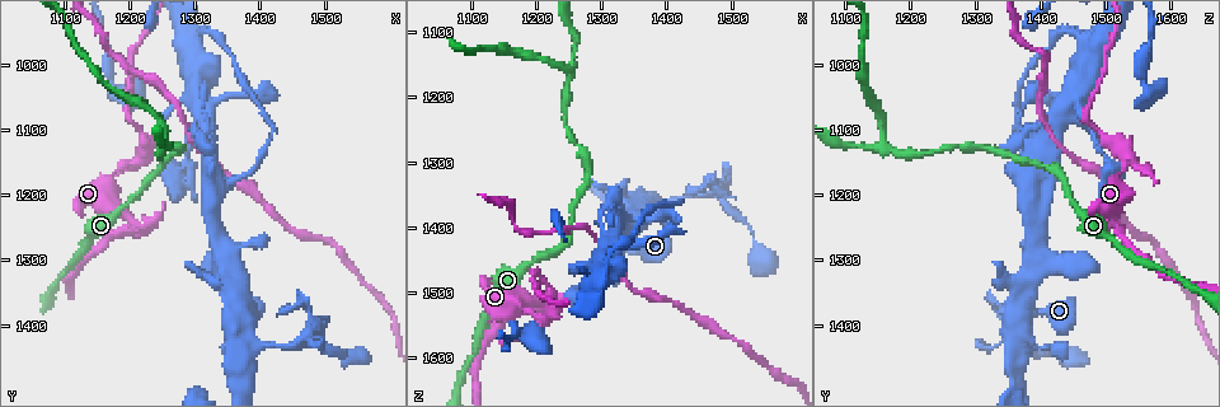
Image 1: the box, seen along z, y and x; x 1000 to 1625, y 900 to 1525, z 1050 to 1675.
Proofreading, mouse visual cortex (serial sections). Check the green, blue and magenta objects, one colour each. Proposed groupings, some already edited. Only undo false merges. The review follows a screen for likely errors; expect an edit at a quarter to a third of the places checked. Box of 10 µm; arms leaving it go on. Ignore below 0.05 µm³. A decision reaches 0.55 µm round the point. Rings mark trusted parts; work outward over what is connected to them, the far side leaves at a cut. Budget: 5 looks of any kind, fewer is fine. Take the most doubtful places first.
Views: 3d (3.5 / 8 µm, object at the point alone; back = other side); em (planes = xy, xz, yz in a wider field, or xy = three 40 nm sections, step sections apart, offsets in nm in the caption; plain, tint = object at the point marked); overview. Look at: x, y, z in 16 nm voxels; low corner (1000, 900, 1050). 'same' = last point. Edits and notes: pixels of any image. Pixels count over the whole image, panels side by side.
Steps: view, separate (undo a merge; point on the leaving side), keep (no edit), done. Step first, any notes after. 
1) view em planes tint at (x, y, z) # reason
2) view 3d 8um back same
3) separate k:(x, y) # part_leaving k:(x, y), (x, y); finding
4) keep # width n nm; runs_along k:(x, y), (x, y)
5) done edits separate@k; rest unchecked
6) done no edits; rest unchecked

view 3d 8um back at (1255, 1120, 1160) # sharp bend

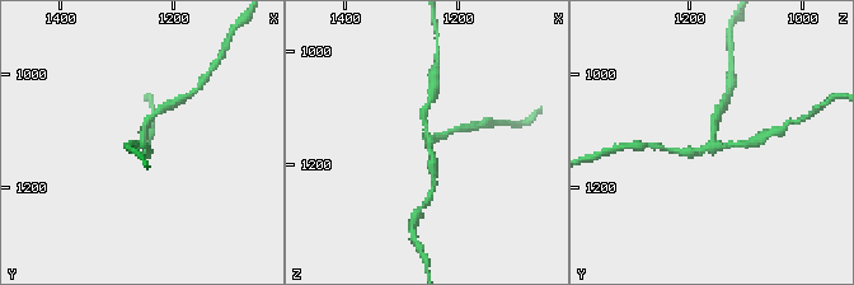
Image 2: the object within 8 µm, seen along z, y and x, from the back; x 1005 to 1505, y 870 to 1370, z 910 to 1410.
view em xy step 3 tint same

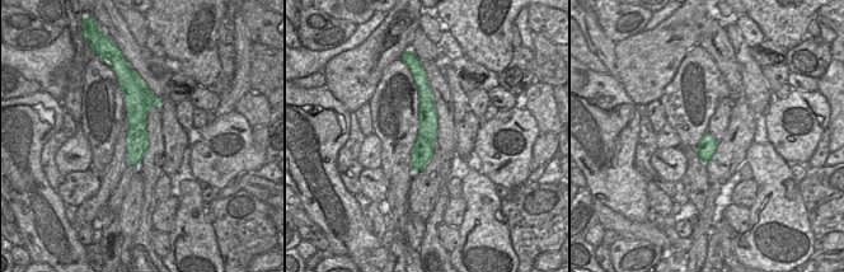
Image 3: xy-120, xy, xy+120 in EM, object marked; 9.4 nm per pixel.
separate 2:(714, 117) # part_leaving 2:(709, 144), (712, 122), (722, 104); a second cell is stuck on

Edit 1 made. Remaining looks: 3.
view overview # see it whole again

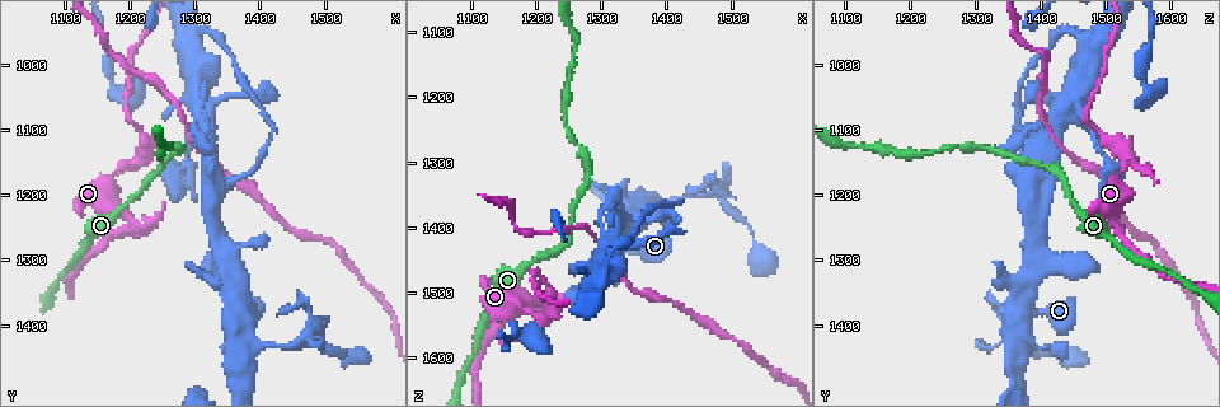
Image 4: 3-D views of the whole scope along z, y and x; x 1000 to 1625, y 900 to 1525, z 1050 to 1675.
view 3d 3.5um at (1215, 1250, 1515) # abrupt turn

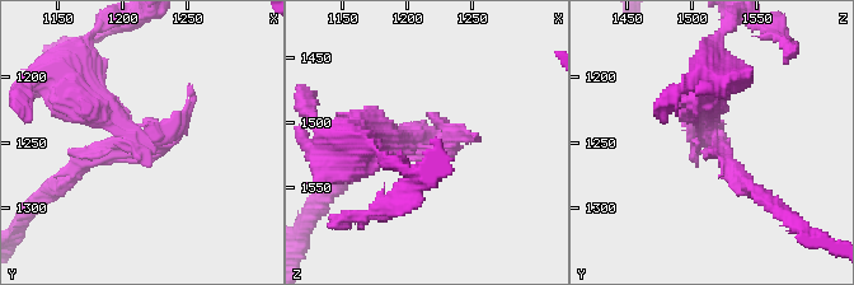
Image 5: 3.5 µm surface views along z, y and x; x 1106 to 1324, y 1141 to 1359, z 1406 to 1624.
separate 5:(83, 162) # part_leaving 5:(713, 138), (738, 177), (761, 196); a second cell is stuck on

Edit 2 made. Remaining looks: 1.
done edits separate@2, separate@5; rest unchecked

